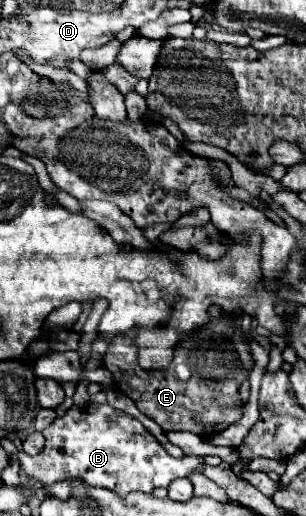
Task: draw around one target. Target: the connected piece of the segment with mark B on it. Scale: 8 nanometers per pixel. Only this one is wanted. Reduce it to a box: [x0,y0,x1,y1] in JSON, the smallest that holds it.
[17,403,204,497]

